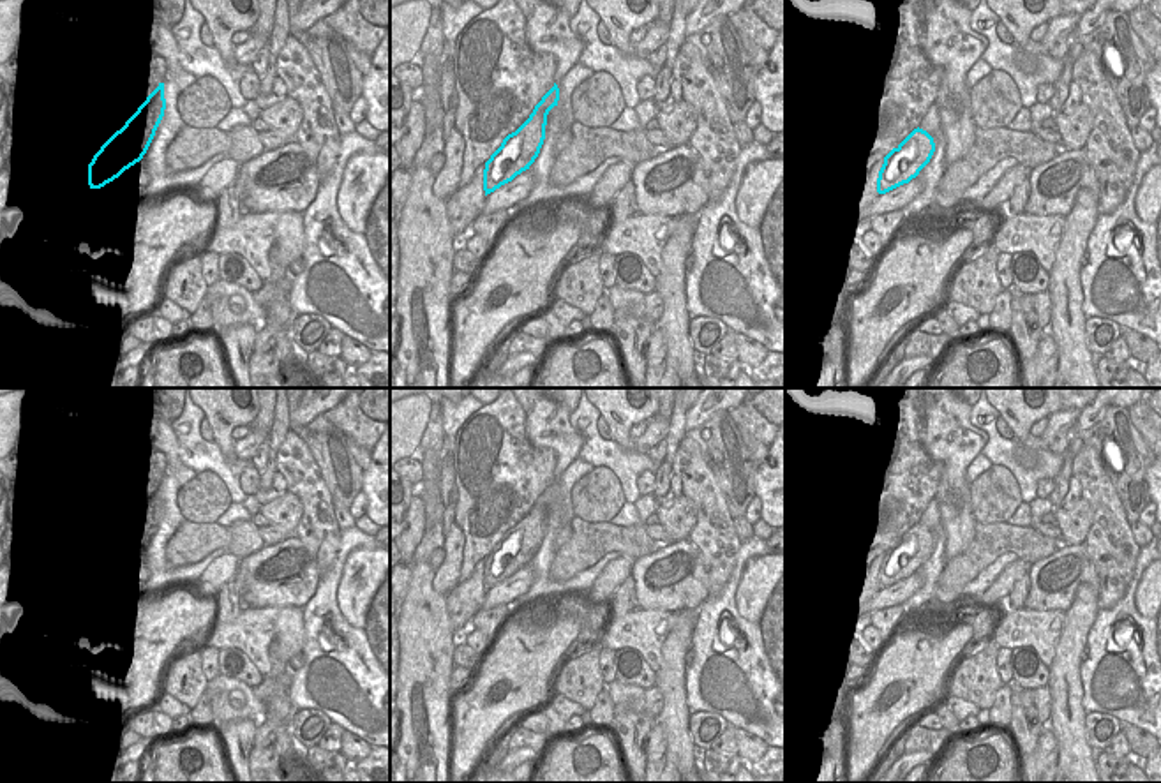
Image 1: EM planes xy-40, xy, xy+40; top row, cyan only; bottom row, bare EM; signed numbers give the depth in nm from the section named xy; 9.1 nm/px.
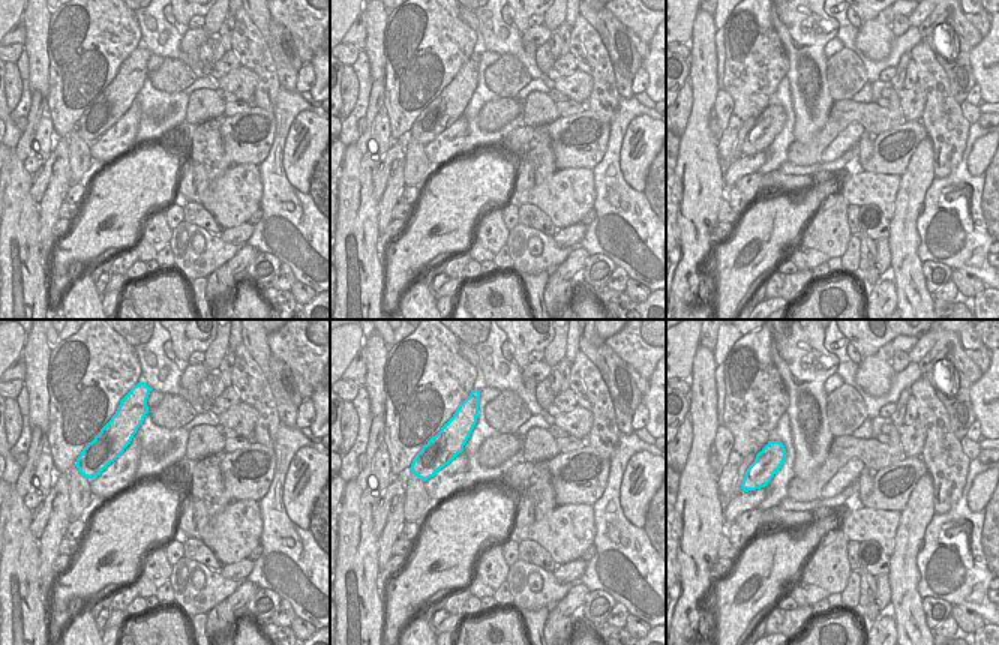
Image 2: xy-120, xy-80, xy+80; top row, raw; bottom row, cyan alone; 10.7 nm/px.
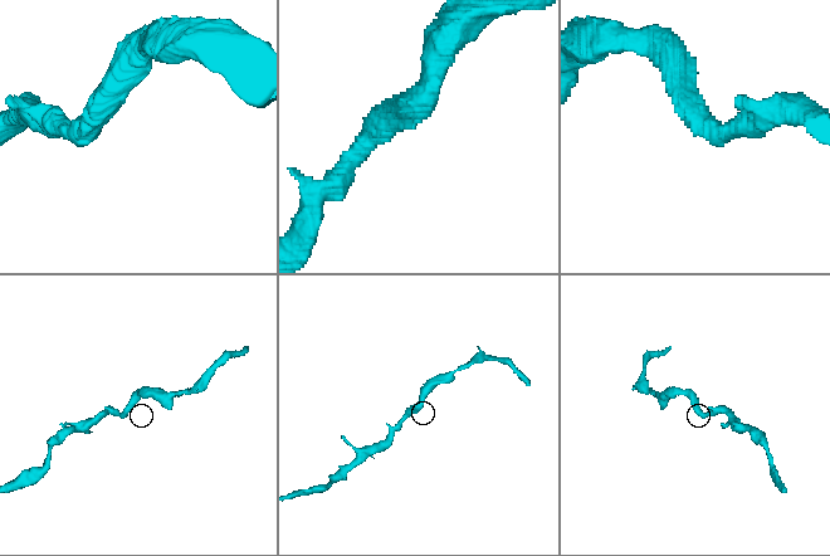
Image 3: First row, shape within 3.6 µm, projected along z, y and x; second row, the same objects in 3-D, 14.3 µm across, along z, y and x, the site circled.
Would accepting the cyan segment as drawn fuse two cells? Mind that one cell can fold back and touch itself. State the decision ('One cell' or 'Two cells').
One cell

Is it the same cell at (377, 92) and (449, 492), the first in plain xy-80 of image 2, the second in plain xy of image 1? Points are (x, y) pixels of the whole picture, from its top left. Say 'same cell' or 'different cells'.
same cell

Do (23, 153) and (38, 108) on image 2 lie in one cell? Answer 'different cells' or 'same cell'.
same cell

